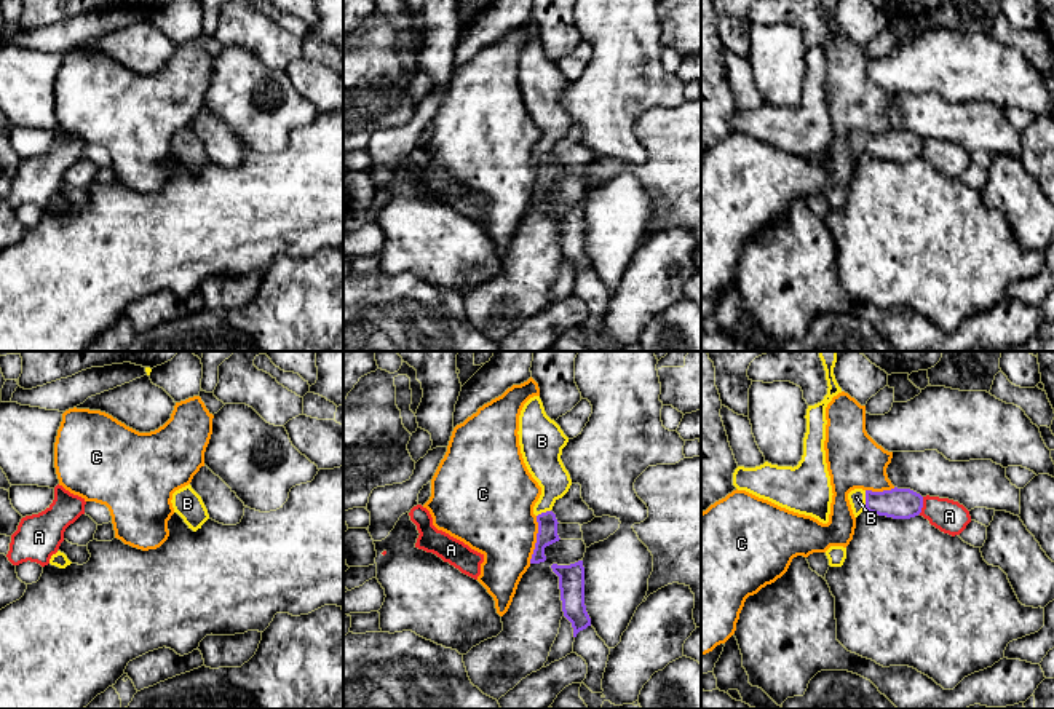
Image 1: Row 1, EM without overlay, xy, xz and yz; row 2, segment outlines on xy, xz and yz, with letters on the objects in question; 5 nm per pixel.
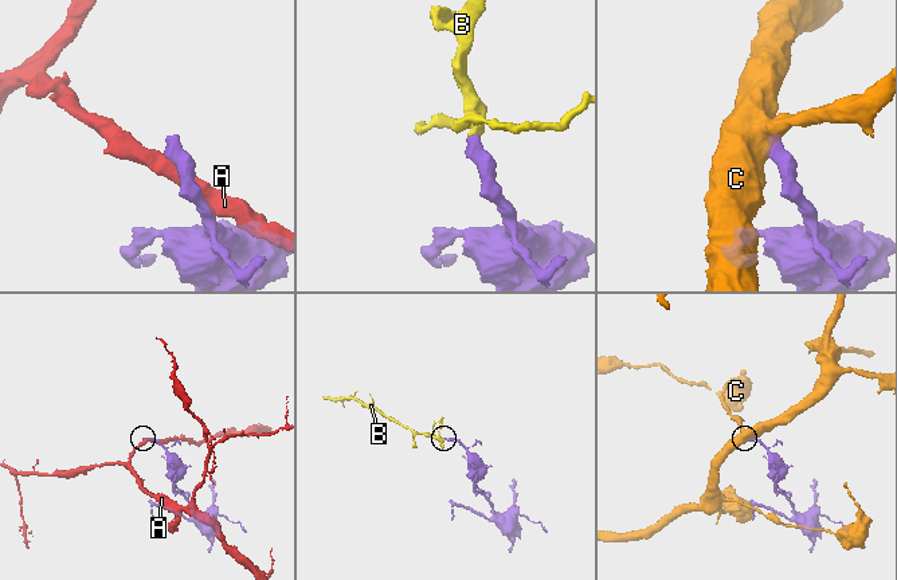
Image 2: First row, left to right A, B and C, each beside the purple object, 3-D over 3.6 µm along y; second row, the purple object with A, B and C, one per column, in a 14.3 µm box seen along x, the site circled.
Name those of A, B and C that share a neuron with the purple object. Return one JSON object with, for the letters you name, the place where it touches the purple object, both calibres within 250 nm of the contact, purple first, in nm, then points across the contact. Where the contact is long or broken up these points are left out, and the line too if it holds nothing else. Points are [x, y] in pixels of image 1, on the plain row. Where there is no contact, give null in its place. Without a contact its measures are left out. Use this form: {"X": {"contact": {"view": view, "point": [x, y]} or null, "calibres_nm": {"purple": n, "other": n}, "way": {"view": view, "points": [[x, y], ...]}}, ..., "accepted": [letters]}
{"B": {"contact": {"view": "yz", "point": [866, 142]}, "calibres_nm": {"purple": 160, "other": 90}, "way": {"view": "yz", "points": [[899, 146], [866, 142], [856, 139]]}}, "accepted": ["B"]}

